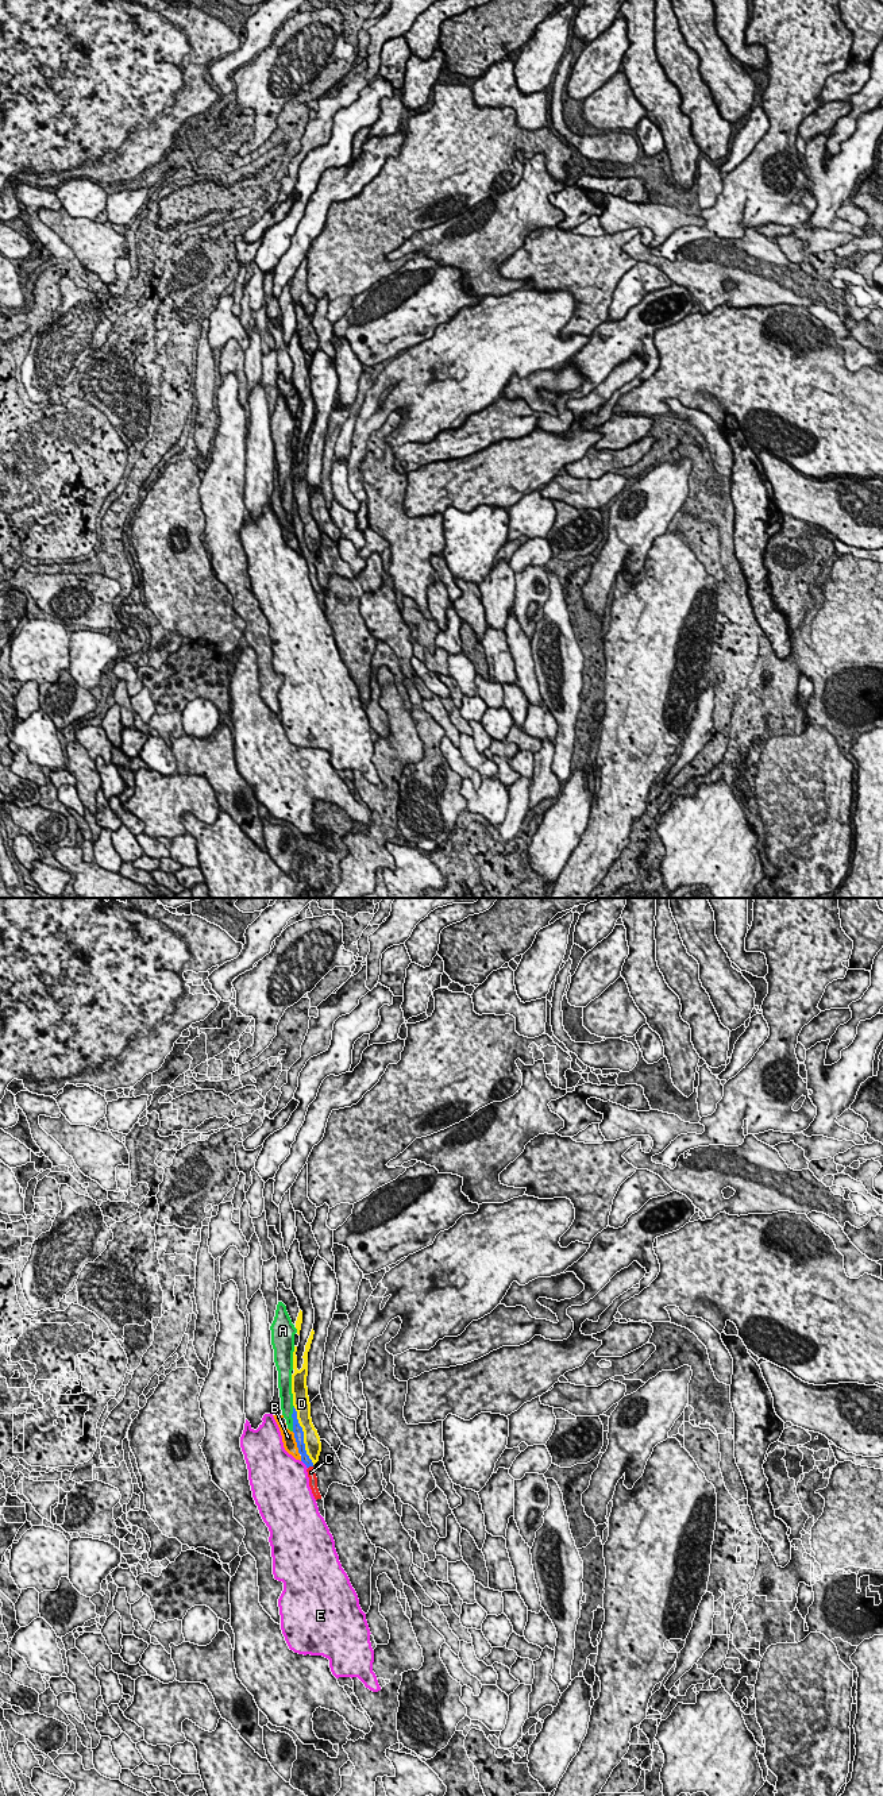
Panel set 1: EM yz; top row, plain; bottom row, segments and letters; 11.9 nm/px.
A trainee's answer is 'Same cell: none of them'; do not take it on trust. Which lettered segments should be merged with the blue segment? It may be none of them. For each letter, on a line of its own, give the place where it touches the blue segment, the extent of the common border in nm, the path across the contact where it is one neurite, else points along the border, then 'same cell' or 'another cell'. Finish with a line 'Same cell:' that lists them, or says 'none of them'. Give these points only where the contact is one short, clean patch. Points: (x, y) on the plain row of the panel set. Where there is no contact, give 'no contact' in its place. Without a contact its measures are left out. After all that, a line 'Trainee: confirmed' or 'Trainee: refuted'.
A: yz (292, 509) | 300 nm | another cell
B: yz (296, 534) | 280 nm | along yz (292, 524), (300, 546) | another cell
C: yz (309, 558) | 70 nm | across yz (305, 551), (309, 558), (311, 565) | same cell
D: yz (303, 528) | 750 nm | another cell
E: yz (304, 555) | 130 nm | another cell
Same cell: C
Trainee: refuted

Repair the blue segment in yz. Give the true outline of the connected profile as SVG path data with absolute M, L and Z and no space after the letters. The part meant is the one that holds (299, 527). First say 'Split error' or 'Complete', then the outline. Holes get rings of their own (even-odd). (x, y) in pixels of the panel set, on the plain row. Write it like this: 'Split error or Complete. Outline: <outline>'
Split error. Outline: M293 500L292 510L293 510L293 525L294 525L294 531L296 531L296 535L297 535L298 546L301 547L301 554L308 560L306 564L308 564L308 570L309 570L309 579L312 582L315 591L316 593L321 591L321 587L320 587L319 581L317 581L317 570L316 570L316 566L315 566L315 562L313 562L313 555L309 551L309 548L306 547L305 536L304 536L304 524L302 524L302 520L300 519L300 516L298 516L297 504L296 504L294 500Z

